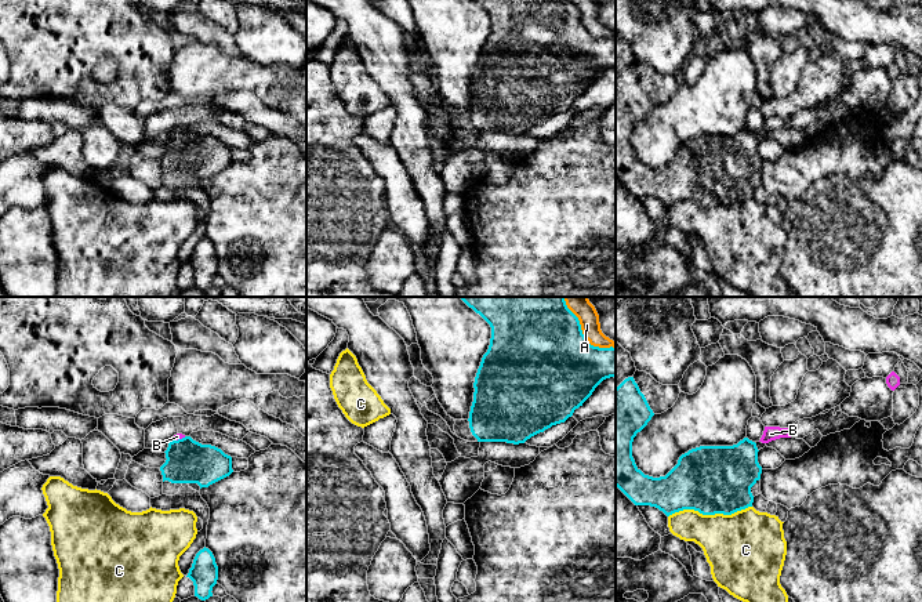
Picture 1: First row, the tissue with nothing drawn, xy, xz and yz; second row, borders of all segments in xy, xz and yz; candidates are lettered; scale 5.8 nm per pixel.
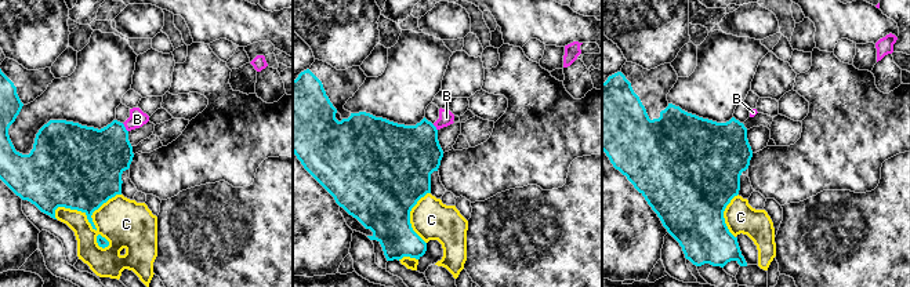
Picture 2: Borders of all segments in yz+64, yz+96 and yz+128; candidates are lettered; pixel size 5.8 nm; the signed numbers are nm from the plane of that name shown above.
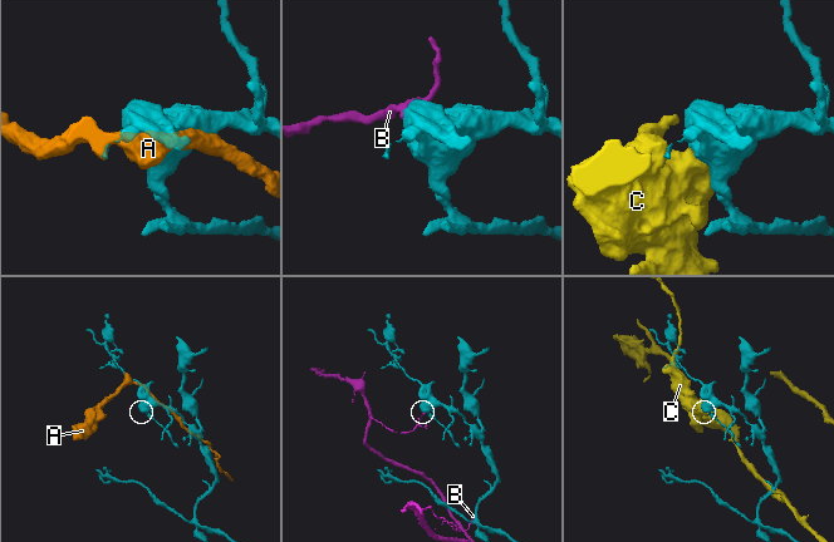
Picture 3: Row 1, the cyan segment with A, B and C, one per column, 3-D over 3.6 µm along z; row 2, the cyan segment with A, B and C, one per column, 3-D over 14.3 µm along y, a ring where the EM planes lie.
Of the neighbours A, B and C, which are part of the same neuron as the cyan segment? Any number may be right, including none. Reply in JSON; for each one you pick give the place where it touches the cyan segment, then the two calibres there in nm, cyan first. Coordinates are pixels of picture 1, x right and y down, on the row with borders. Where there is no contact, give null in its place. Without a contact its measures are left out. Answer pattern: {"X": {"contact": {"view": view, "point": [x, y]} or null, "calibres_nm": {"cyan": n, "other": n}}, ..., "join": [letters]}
{"join": []}

